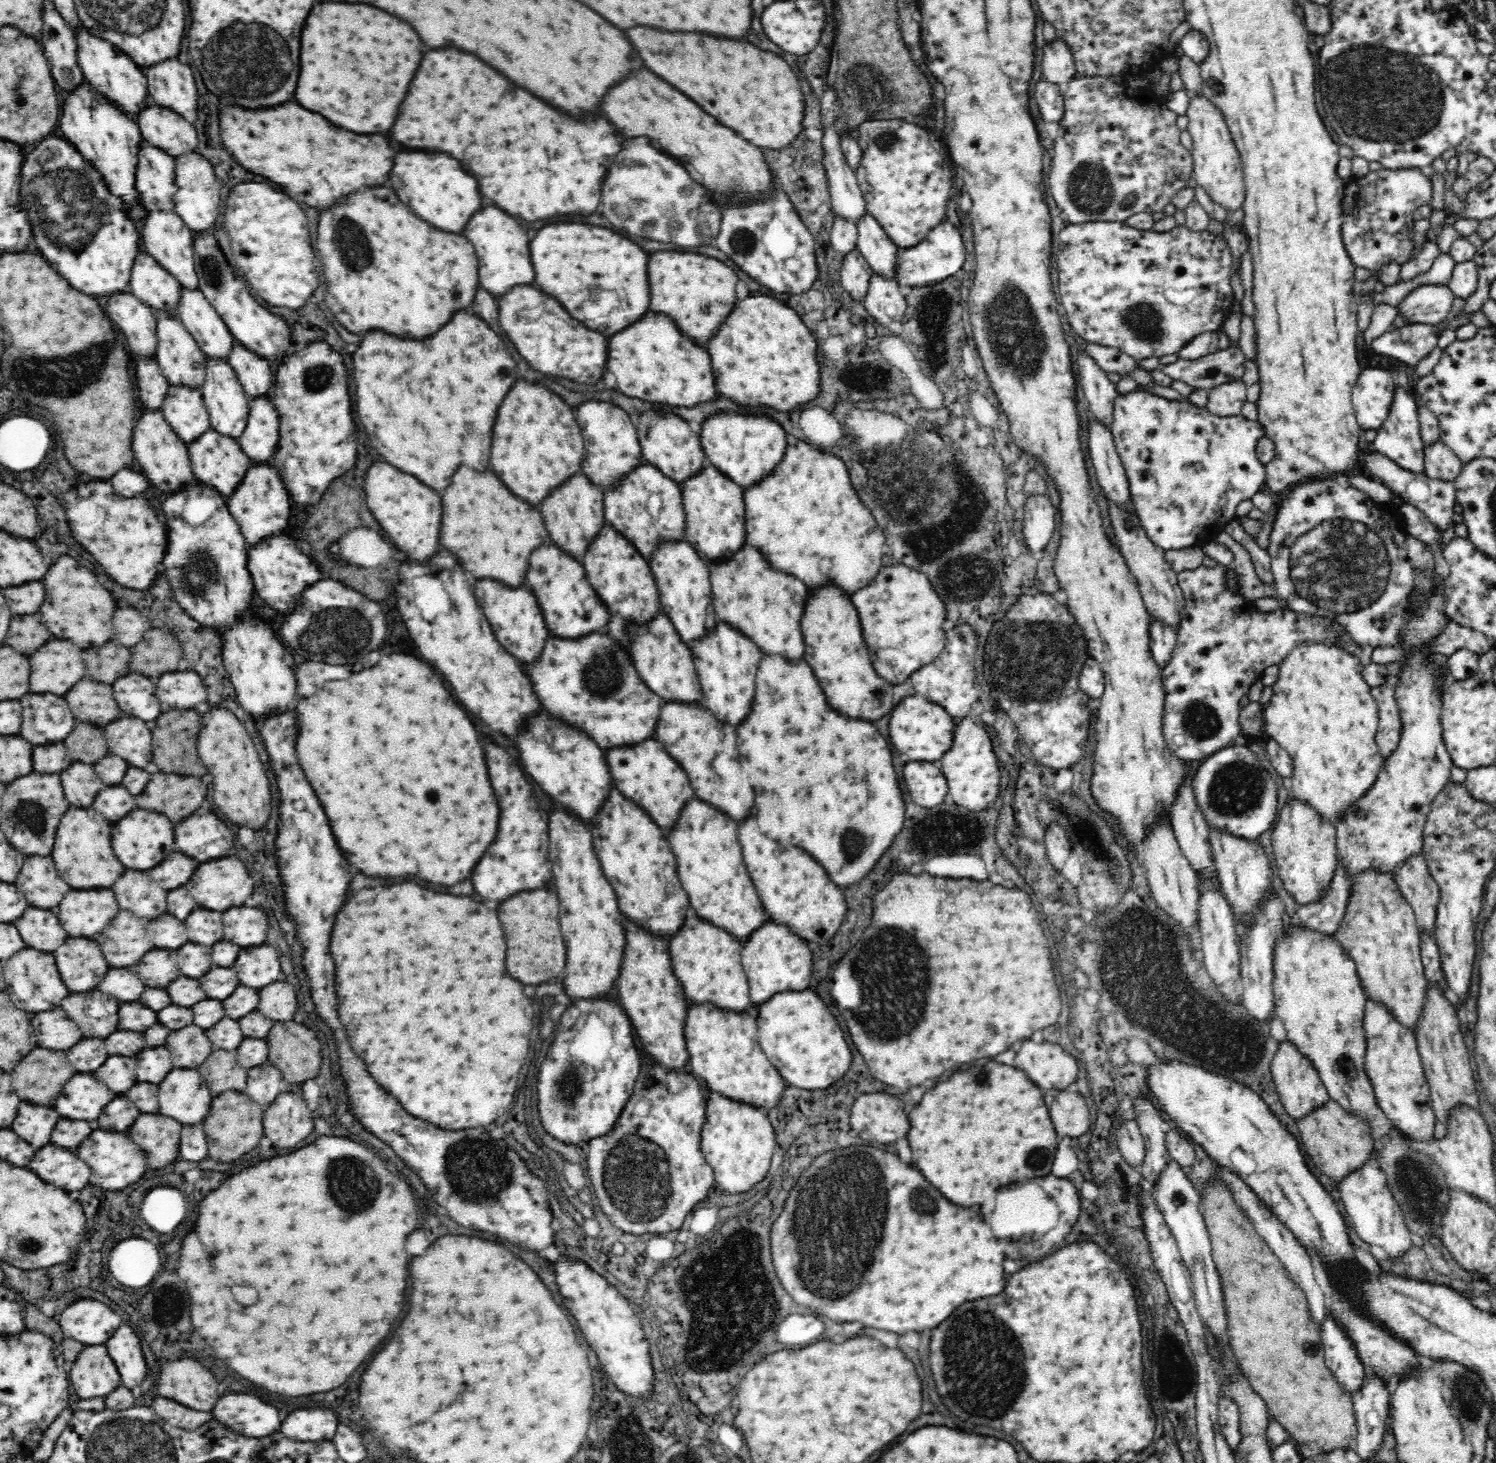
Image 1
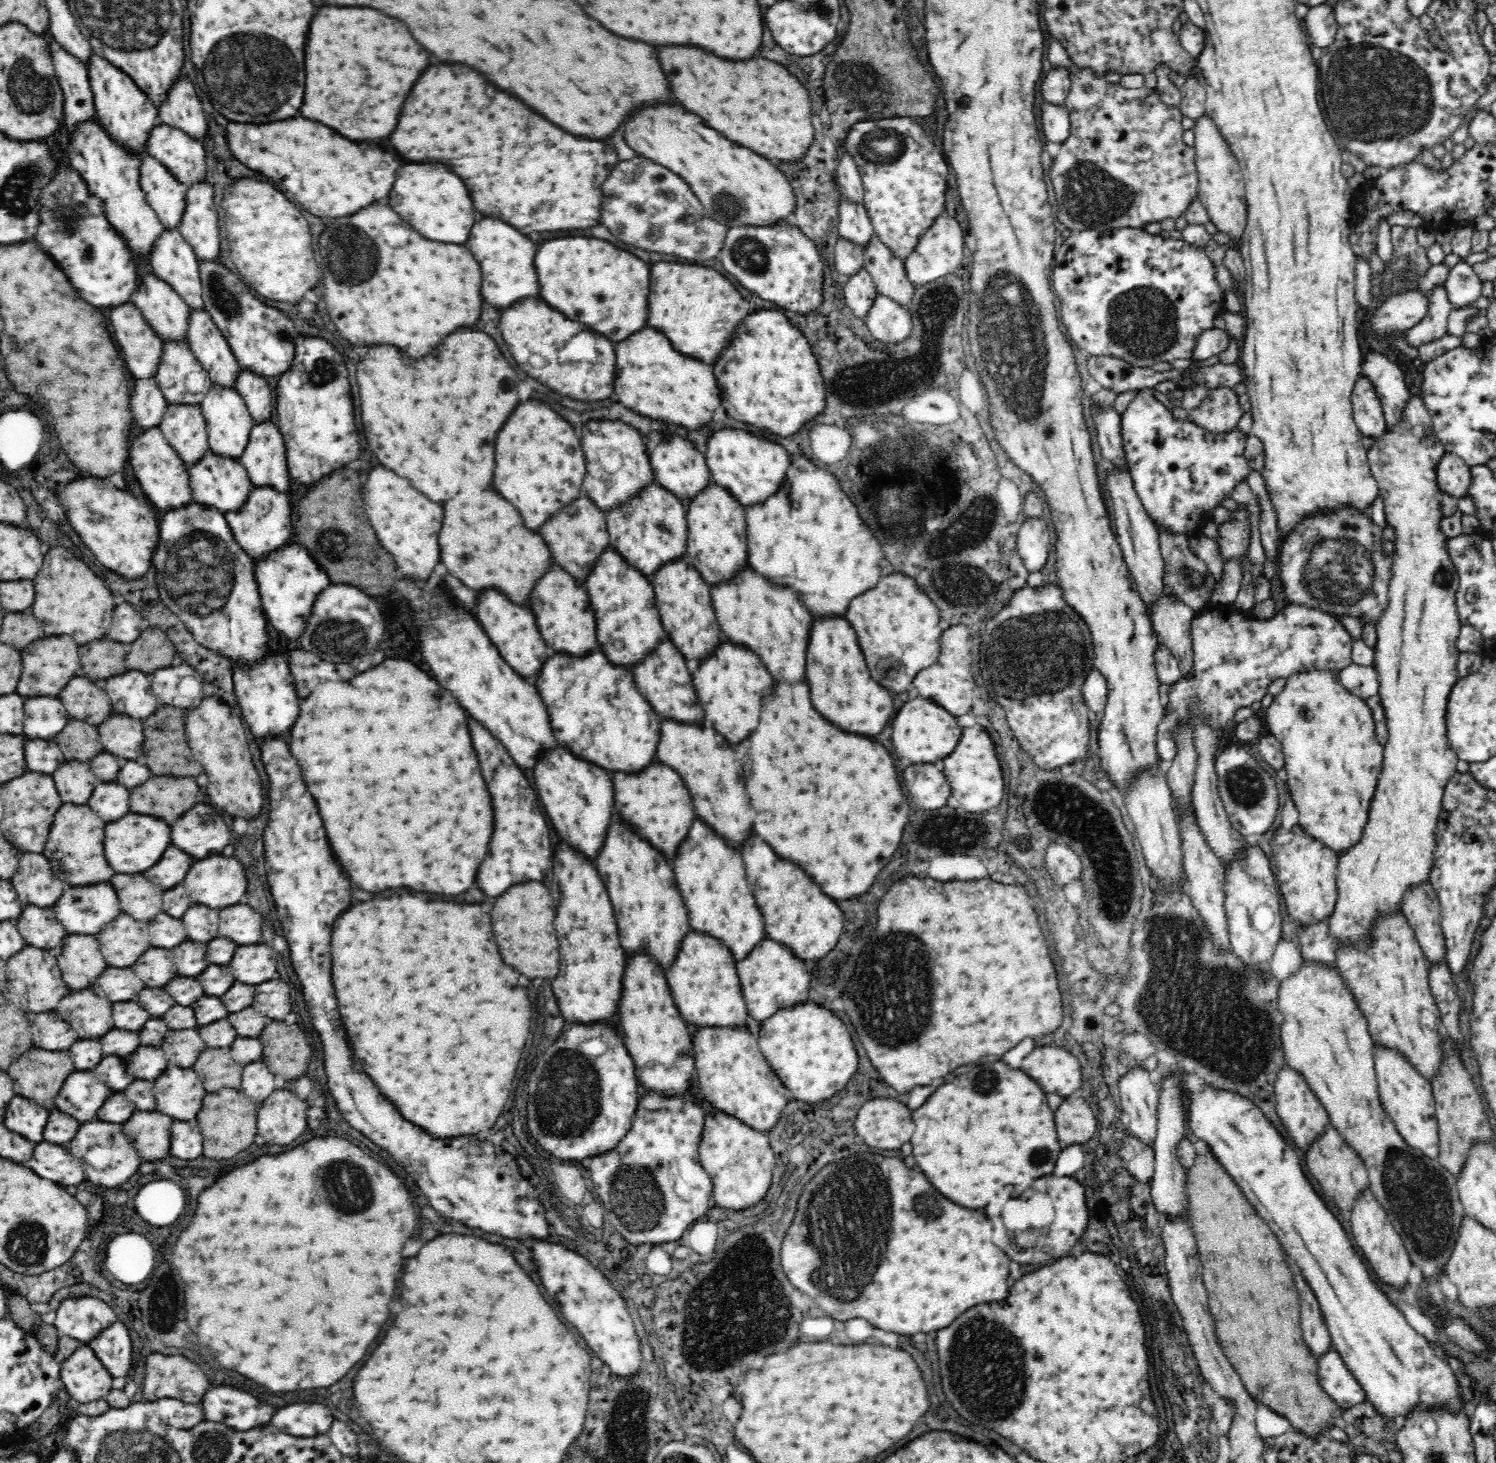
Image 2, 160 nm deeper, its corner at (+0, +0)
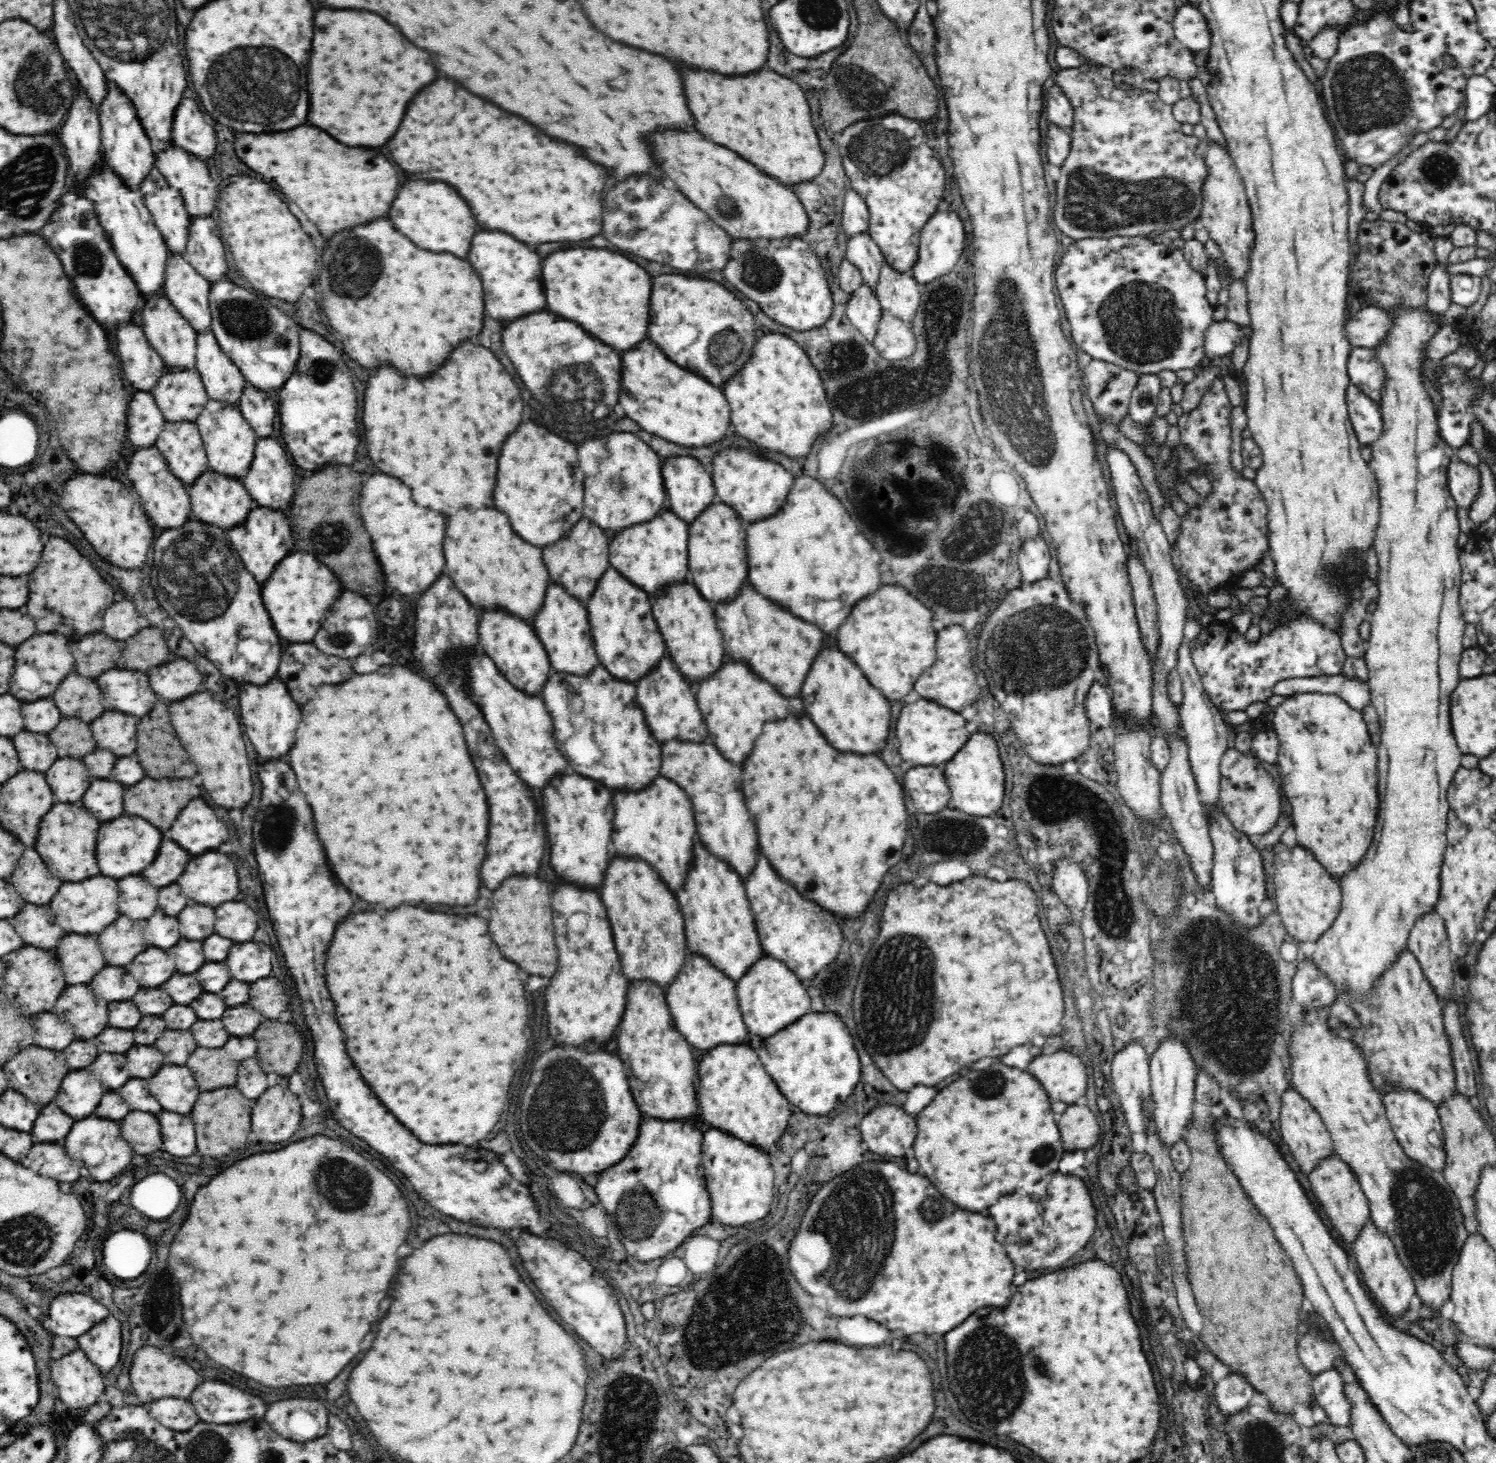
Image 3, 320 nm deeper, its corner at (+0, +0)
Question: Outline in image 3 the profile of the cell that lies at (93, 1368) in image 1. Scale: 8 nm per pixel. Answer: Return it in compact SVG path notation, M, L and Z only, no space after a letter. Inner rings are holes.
M74 1350L63 1355L59 1360L53 1360L50 1367L52 1382L58 1387L58 1397L68 1408L84 1408L92 1406L104 1396L105 1384L104 1374L100 1374L100 1369L96 1363L92 1363L82 1350Z

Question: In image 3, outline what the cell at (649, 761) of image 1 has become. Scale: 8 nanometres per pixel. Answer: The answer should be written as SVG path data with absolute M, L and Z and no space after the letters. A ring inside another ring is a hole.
M658 778L654 786L640 792L614 792L614 832L612 848L614 856L636 856L646 860L656 873L678 892L688 876L688 864L692 862L696 822L692 804L686 792L666 778Z

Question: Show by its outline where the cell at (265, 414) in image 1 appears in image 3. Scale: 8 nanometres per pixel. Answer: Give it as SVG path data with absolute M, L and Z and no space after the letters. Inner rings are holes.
M273 437L257 439L254 452L248 474L242 480L244 486L254 499L255 506L283 512L291 506L292 499L295 498L296 486L298 486L294 466L290 464L291 460L288 460L286 456L288 452Z

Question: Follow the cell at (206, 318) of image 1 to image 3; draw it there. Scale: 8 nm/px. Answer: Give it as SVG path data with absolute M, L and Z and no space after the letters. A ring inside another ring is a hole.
M213 331L200 333L197 340L195 369L198 371L202 383L204 383L208 400L224 401L230 405L239 406L240 397L248 385L240 369L220 349Z

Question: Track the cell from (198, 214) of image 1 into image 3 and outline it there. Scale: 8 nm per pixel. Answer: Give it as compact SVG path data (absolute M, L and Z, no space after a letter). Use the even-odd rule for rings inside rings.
M214 216L191 219L184 260L212 286L225 279L228 265Z

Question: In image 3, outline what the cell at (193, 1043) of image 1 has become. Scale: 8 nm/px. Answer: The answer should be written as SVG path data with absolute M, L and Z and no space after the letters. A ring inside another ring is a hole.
M166 1030L154 1042L154 1046L162 1052L164 1064L178 1064L182 1066L188 1056L196 1050L196 1042L188 1030Z

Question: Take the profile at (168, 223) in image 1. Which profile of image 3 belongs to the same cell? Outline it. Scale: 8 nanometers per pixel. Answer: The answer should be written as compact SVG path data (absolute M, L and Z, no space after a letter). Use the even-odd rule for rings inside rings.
M170 254L163 287L164 295L196 334L212 331L210 283L182 255Z

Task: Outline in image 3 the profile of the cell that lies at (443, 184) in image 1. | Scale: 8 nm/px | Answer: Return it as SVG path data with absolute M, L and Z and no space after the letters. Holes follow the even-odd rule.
M424 180L406 182L400 188L398 198L394 200L390 212L396 212L390 216L394 228L404 236L408 236L418 248L430 252L450 252L454 256L460 256L462 260L470 250L470 242L478 226L468 204L450 184L444 182L424 182Z

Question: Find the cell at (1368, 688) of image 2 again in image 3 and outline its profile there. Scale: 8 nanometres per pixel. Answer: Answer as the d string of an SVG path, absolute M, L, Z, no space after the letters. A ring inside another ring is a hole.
M1340 674L1334 676L1313 676L1308 678L1289 678L1272 686L1272 694L1292 696L1296 693L1333 694L1348 703L1350 707L1361 710L1371 704L1368 683L1348 679Z

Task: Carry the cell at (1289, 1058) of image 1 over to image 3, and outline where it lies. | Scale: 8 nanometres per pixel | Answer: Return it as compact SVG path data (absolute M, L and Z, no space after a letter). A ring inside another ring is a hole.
M1288 1088L1282 1095L1280 1126L1281 1139L1288 1145L1288 1150L1298 1160L1299 1168L1306 1176L1310 1176L1317 1164L1333 1154L1332 1137L1320 1115L1304 1097L1300 1096L1300 1093L1292 1088Z

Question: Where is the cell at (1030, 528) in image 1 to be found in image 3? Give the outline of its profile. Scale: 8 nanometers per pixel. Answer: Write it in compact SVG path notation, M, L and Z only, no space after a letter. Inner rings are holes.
M1041 536L1021 544L1017 563L1023 585L1049 576L1051 549Z

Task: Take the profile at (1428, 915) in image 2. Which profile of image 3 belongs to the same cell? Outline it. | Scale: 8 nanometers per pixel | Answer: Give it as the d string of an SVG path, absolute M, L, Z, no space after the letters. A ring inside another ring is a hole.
M1434 910L1416 921L1412 932L1410 932L1407 944L1408 951L1418 959L1422 972L1426 975L1428 983L1432 985L1432 989L1434 989L1442 1005L1446 1004L1448 1001L1453 1001L1452 998L1454 998L1456 992L1458 992L1454 984L1454 955L1451 953L1449 938L1447 937L1445 928L1444 919L1440 918L1440 915Z

